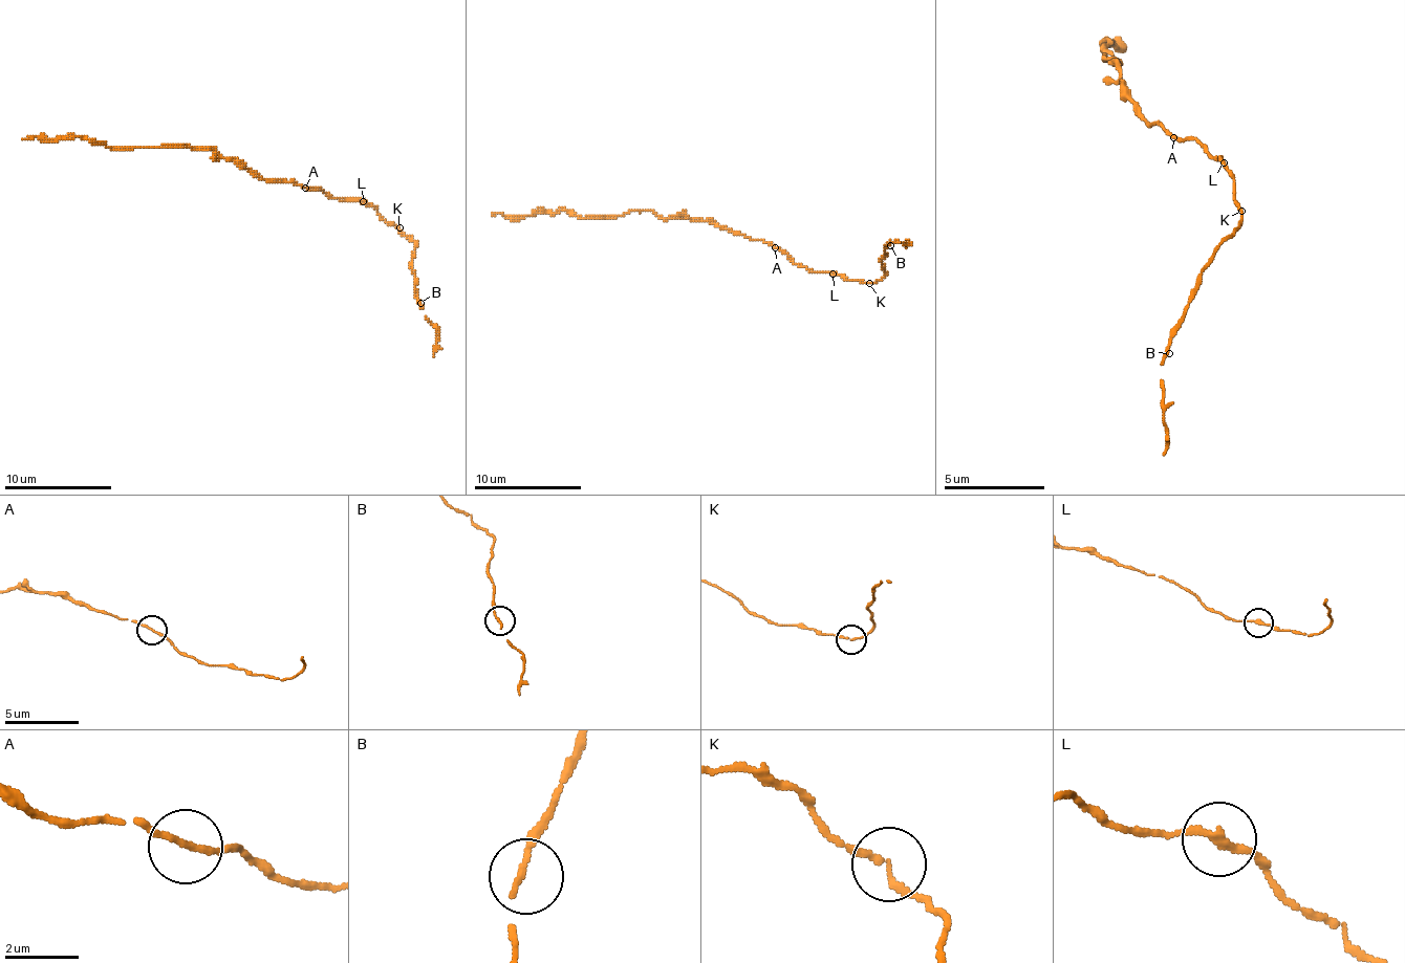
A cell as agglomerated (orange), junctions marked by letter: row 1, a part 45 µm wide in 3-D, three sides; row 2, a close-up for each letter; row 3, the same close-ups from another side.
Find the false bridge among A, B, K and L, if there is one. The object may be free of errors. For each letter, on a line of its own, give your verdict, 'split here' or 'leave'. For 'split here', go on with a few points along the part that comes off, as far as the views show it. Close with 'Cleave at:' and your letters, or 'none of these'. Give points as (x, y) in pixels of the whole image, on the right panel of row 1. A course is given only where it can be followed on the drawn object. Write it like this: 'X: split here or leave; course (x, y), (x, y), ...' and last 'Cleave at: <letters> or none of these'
A: leave
B: leave
K: leave
L: leave
Cleave at: none of these

